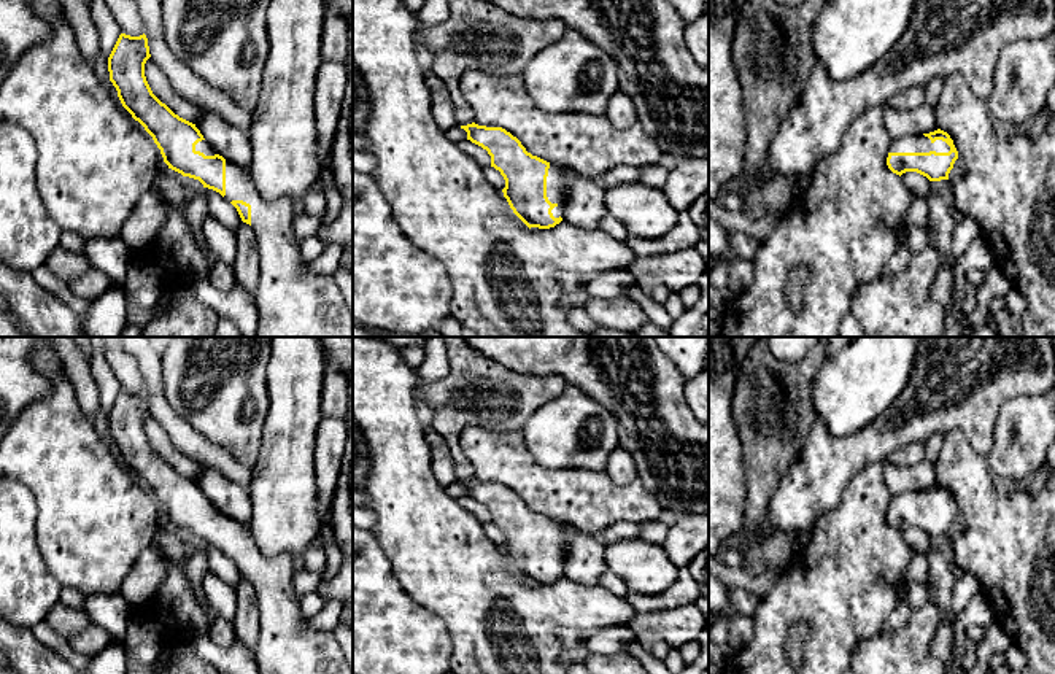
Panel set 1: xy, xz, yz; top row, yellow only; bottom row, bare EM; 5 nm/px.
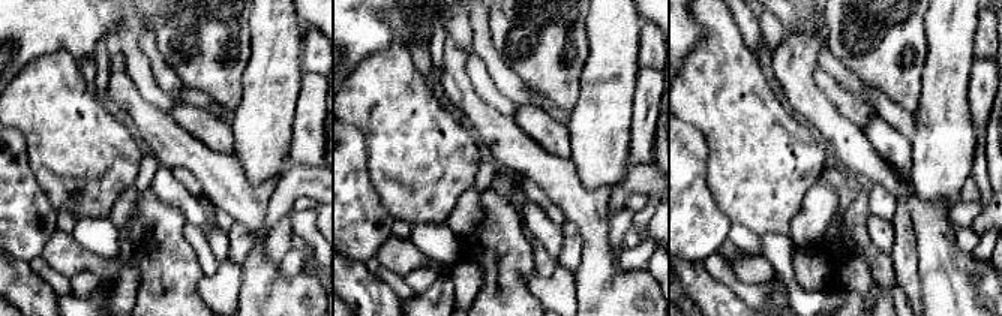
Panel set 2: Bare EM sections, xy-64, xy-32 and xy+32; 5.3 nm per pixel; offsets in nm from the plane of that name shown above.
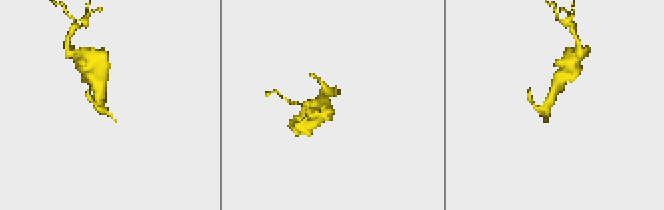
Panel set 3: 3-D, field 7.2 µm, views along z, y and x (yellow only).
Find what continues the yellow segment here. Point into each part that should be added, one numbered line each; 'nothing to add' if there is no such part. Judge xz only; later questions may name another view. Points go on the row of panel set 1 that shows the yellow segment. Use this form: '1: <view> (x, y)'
1: xz (558, 177)

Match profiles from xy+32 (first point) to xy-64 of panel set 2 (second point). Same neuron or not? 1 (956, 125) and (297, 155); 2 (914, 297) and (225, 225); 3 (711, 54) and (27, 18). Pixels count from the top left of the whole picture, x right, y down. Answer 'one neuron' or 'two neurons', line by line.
1: two neurons
2: two neurons
3: two neurons

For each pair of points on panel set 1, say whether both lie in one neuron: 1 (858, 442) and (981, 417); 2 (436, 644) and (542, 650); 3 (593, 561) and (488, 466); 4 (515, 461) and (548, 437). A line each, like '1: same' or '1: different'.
1: same
2: different
3: different
4: different

